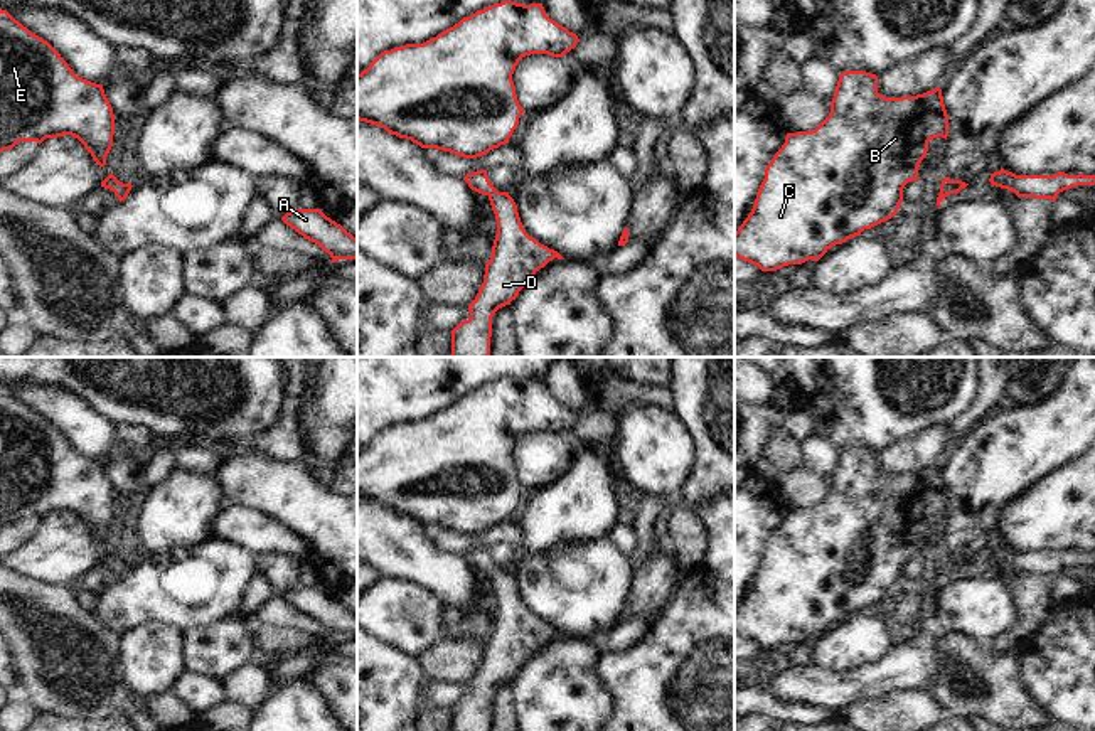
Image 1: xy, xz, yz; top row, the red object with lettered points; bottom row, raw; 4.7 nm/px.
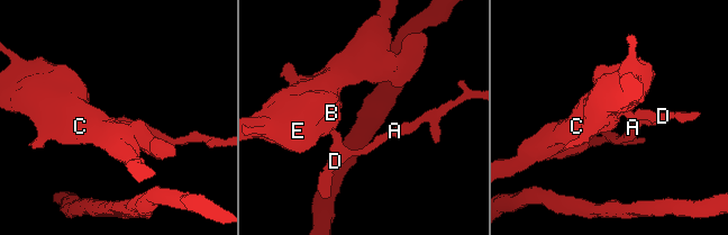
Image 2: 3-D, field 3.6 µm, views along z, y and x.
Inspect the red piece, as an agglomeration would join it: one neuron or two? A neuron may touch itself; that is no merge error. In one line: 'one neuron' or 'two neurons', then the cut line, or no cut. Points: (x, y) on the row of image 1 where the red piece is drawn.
one neuron | no cut

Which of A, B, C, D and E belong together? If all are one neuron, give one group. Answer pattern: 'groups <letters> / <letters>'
groups A B C D E

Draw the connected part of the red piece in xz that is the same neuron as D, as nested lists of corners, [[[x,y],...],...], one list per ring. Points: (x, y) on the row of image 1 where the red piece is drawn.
[[[487,170],[467,173],[463,180],[472,190],[489,197],[497,234],[483,283],[468,305],[470,318],[451,330],[451,357],[489,357],[495,312],[510,305],[549,261],[564,258],[526,232],[514,199],[490,184]]]

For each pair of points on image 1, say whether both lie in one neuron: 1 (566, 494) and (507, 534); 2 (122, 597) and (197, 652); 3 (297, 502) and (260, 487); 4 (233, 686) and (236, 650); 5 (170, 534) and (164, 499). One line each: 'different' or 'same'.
1: different
2: different
3: same
4: different
5: same

